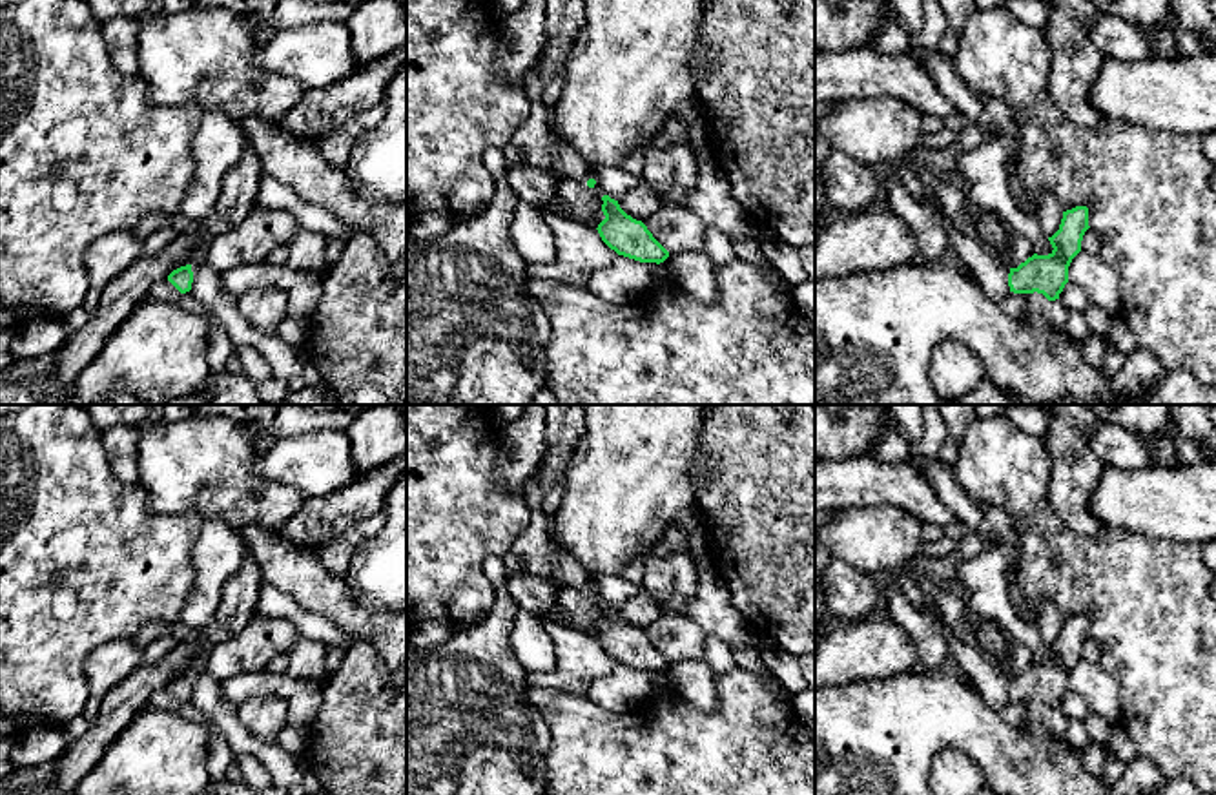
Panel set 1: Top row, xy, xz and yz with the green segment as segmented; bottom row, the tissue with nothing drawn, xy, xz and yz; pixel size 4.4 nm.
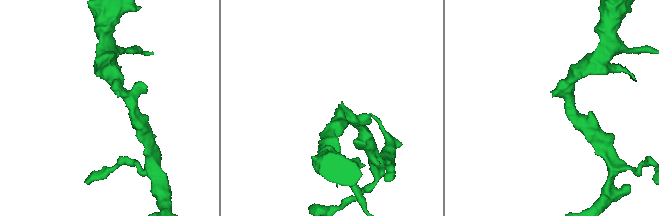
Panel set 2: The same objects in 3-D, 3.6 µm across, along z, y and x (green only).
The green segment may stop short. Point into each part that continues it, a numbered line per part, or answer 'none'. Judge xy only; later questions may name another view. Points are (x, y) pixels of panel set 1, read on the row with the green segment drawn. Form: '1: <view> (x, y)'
none

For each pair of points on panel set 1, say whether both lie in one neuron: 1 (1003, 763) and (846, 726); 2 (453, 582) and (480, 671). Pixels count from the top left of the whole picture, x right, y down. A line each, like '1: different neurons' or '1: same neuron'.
1: same neuron
2: different neurons

